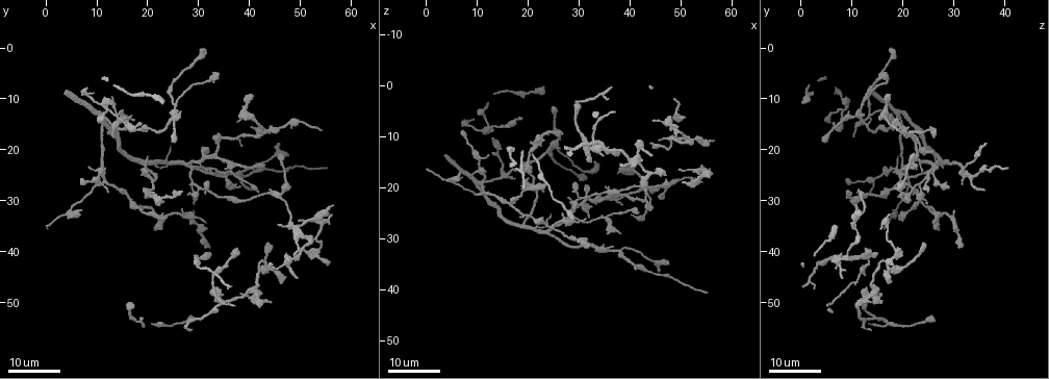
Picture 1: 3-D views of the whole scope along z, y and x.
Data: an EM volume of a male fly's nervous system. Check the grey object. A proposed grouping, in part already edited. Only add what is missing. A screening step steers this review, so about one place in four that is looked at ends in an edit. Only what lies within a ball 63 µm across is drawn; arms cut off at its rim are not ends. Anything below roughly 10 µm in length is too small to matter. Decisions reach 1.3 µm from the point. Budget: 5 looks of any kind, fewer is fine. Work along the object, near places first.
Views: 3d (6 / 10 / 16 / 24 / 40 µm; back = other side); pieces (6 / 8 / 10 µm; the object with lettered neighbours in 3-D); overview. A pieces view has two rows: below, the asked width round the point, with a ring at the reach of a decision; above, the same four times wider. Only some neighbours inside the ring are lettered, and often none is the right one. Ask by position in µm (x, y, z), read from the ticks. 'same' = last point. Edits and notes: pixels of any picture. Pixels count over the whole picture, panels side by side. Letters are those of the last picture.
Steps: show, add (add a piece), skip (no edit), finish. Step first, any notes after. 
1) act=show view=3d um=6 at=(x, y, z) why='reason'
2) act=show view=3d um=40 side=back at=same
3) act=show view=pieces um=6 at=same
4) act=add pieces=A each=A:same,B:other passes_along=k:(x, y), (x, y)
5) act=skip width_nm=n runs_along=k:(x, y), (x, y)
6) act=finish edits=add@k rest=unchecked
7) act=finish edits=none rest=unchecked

act=show view=3d um=16 at=(42.5, 23.0, 23.0) why='an open end'

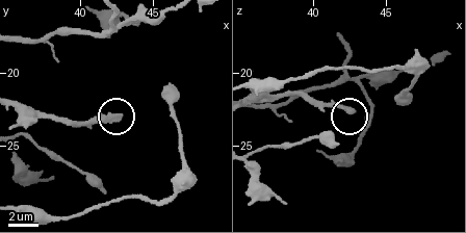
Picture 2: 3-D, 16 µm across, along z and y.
act=show view=pieces um=10 at=(42.6, 23.2, 22.6)

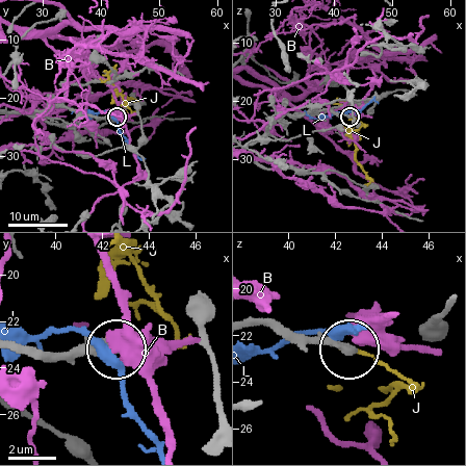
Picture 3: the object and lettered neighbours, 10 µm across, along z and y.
act=skip each=B:other,J:other,L:other runs_along=3:(254, 324), (347, 345) found='no lettered piece goes on from it'

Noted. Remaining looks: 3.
act=show view=3d um=16 at=(32.0, 20.5, 25.5) why='free end'

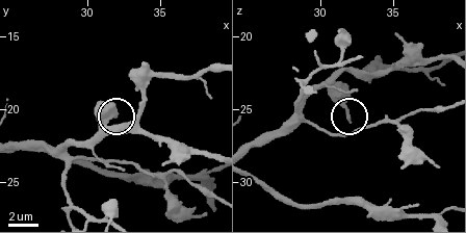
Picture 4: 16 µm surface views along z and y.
act=show view=3d um=6 at=same

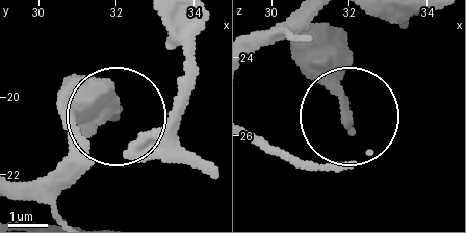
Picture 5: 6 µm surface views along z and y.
act=show view=pieces um=10 at=same

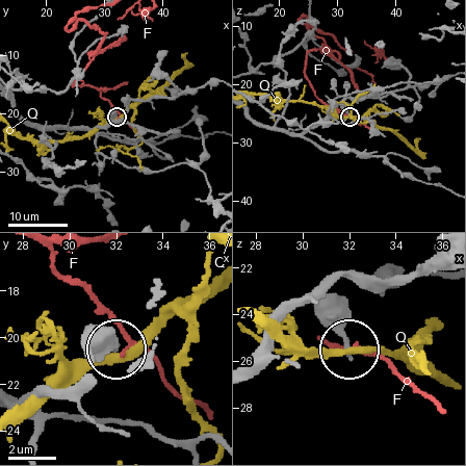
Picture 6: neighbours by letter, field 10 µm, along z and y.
act=skip each=F:other,Q:other found='none of them fits'

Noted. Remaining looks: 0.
act=finish edits=none rest=unchecked

